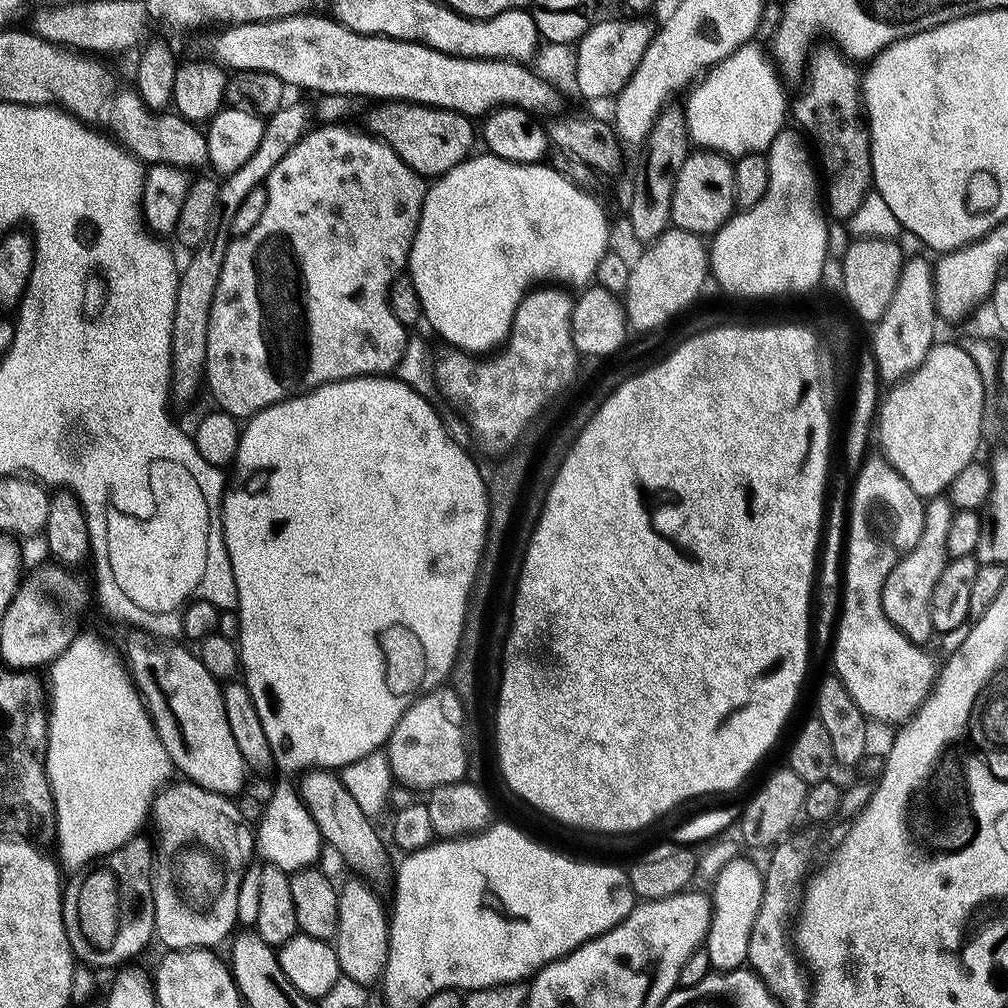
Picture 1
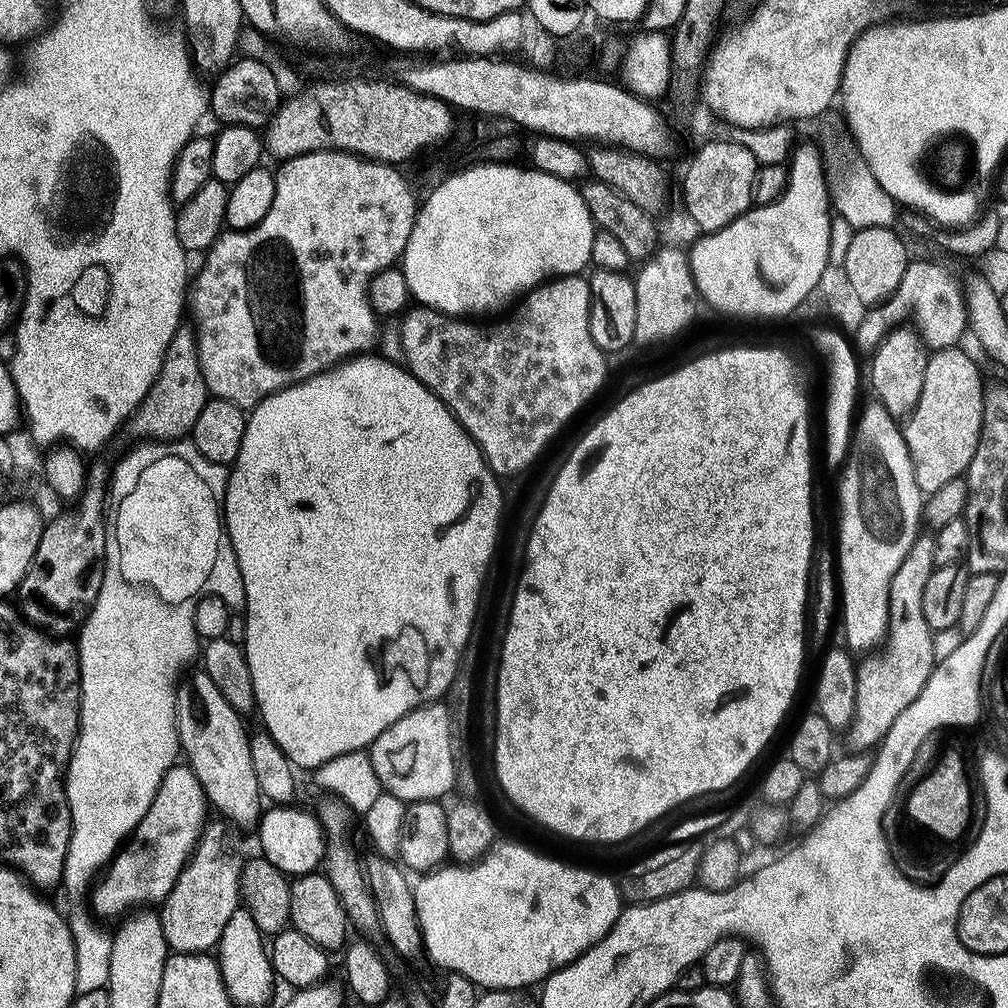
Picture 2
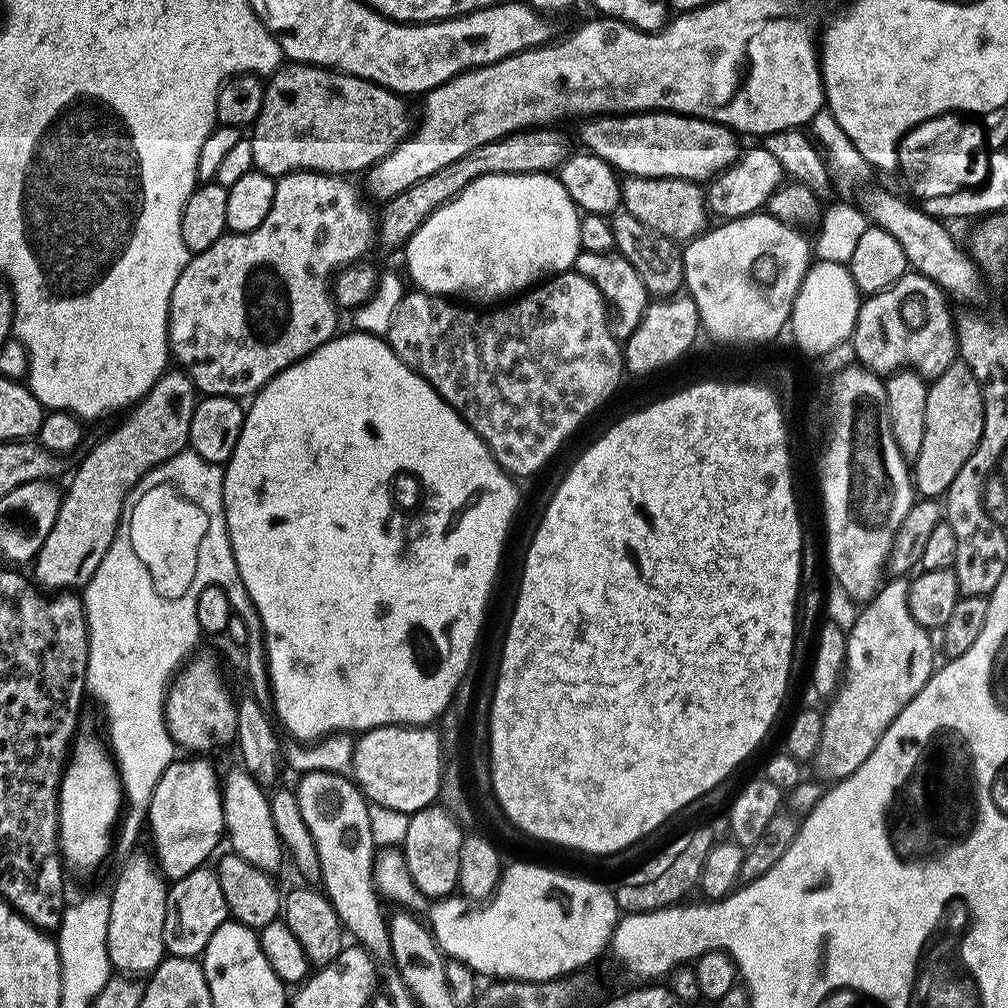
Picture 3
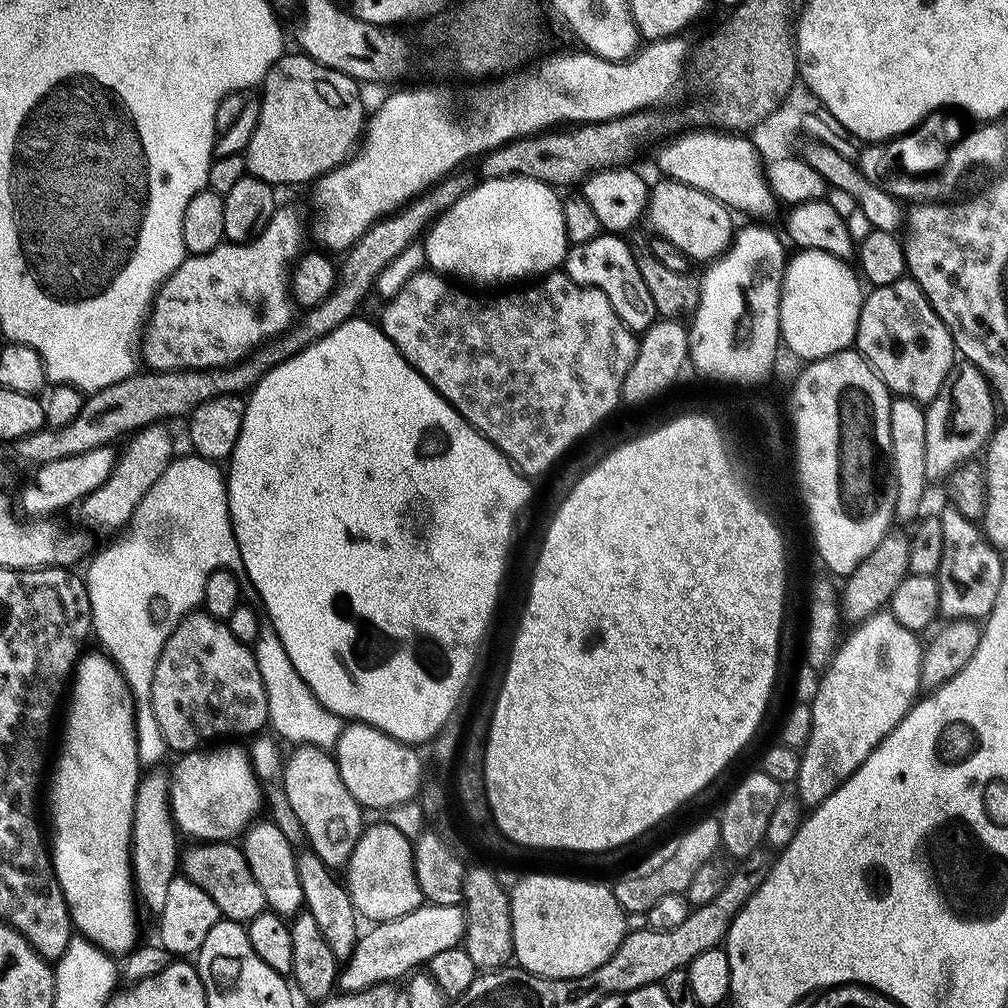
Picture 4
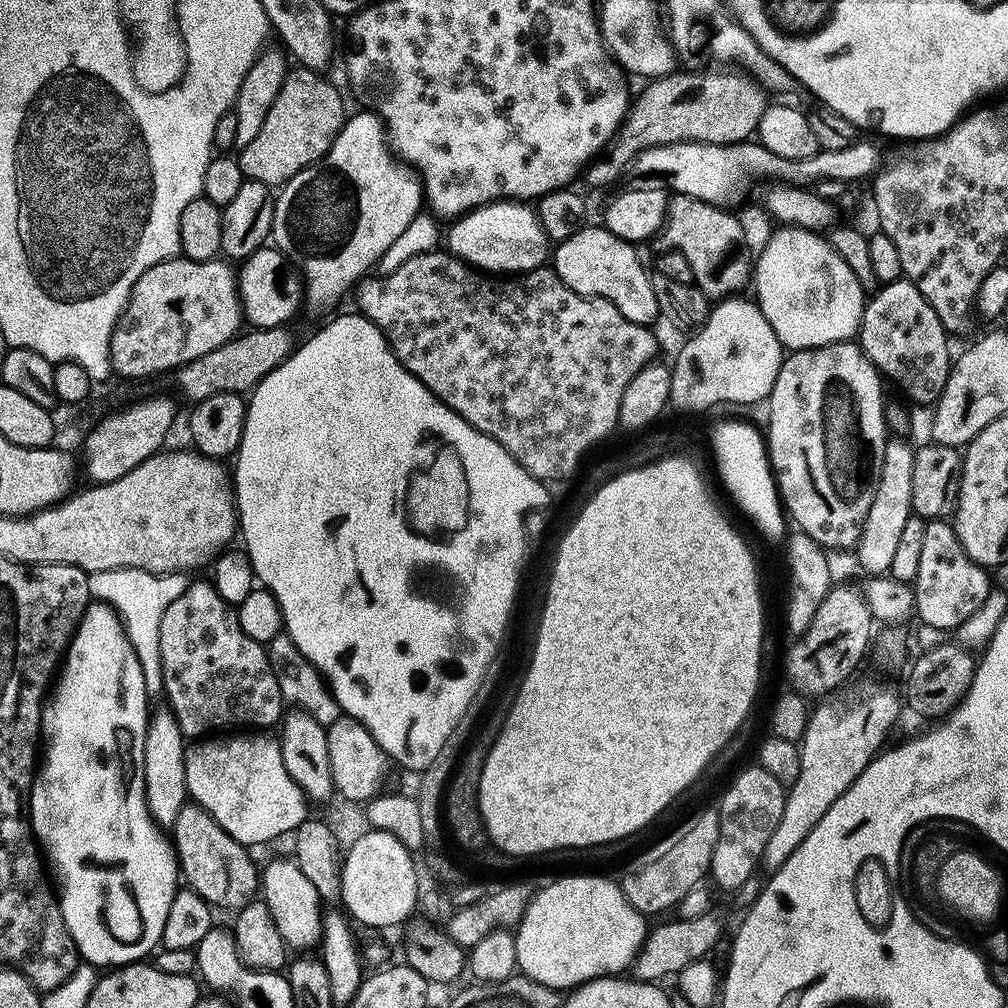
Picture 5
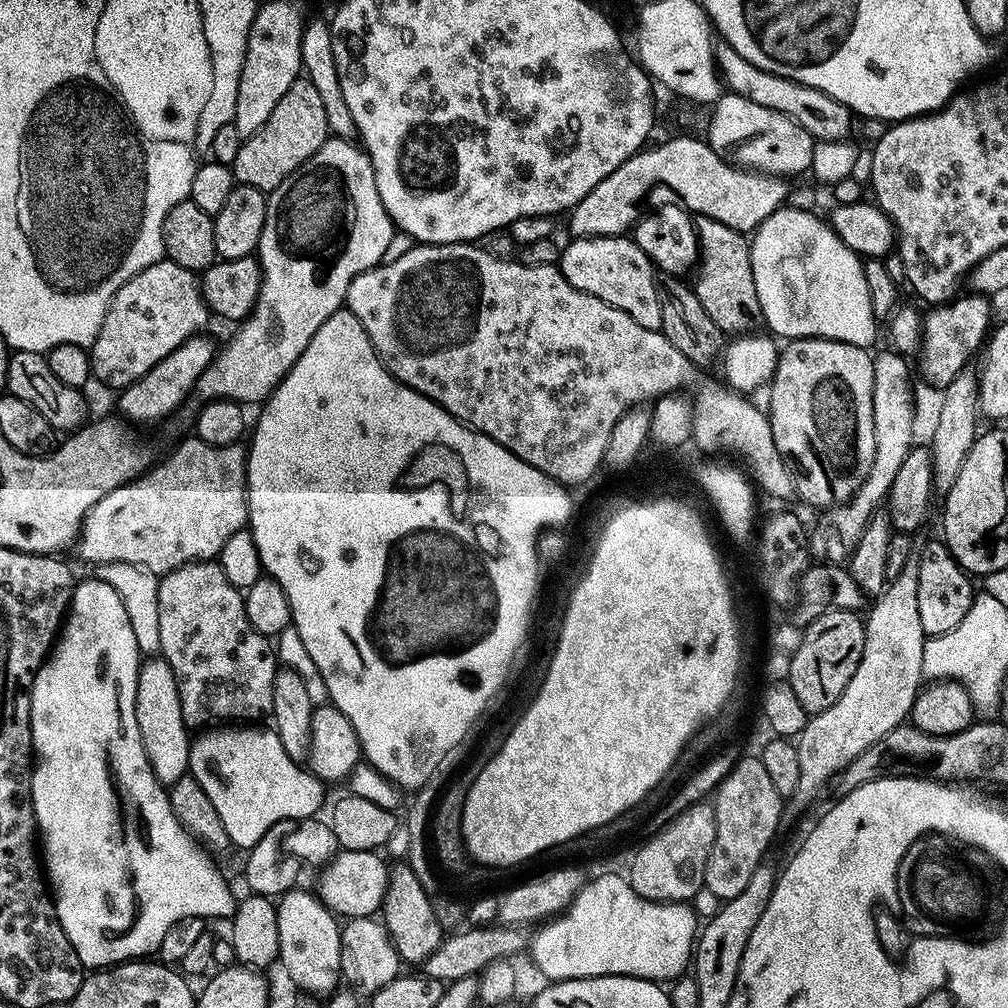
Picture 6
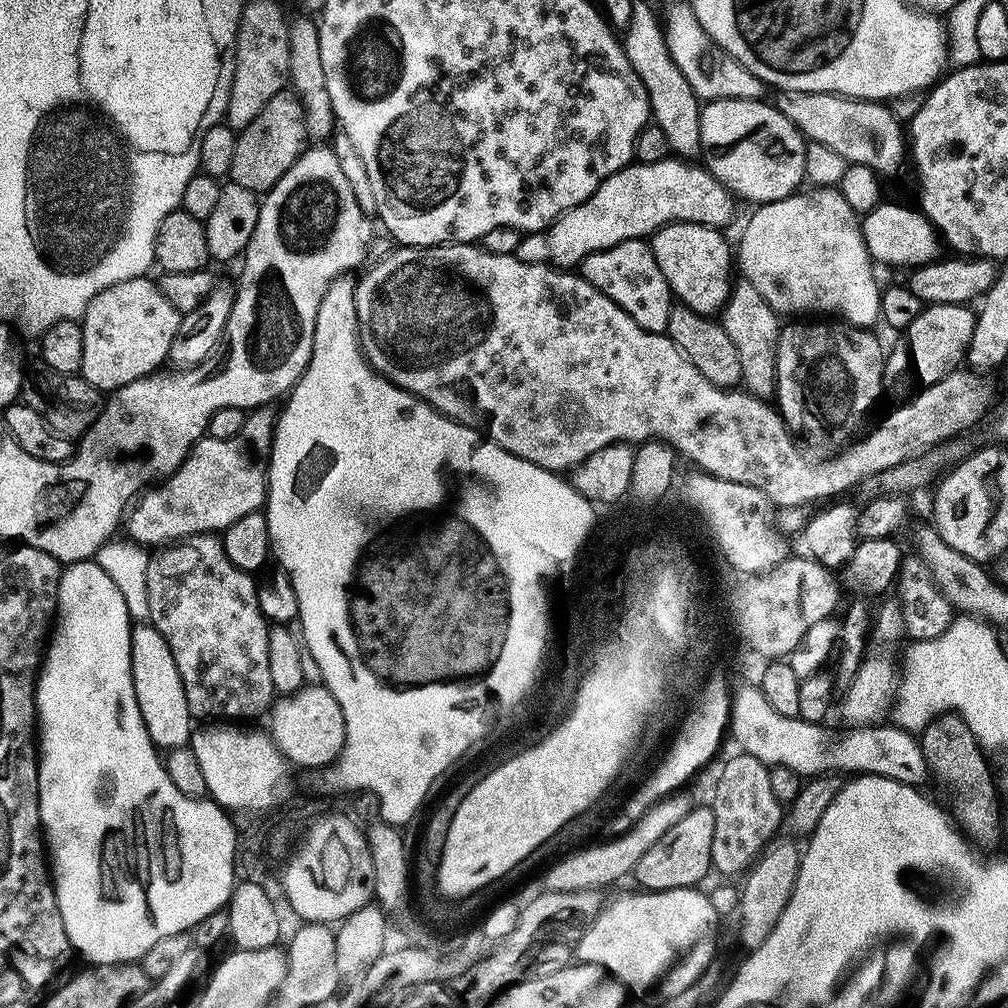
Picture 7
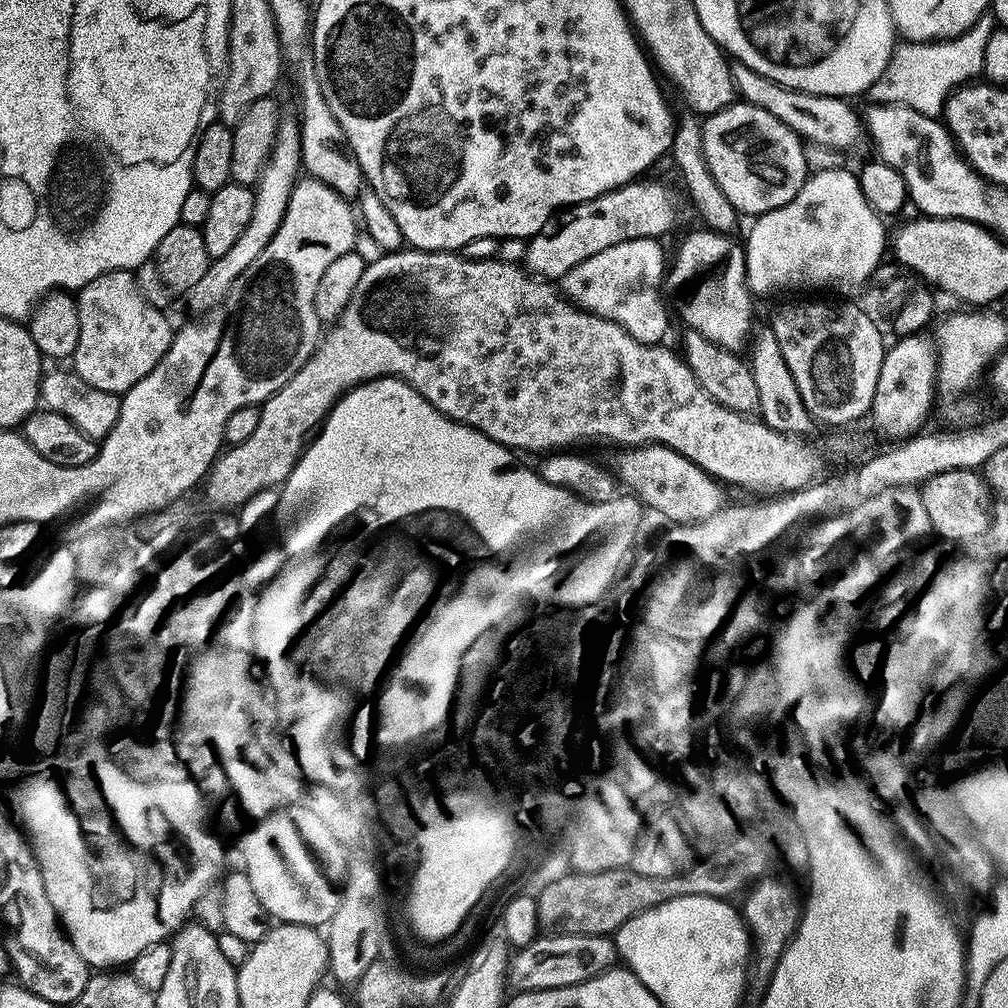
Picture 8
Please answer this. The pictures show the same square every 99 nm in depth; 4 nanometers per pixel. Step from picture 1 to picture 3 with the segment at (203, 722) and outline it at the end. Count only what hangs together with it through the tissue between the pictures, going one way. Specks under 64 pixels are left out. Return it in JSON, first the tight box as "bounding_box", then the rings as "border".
{"bounding_box":[222,766,286,874],"border":[[[236,766],[222,776],[222,795],[224,797],[224,830],[226,844],[231,851],[240,856],[250,866],[269,874],[286,864],[286,849],[275,829],[271,817],[269,793],[253,778],[243,766]]]}

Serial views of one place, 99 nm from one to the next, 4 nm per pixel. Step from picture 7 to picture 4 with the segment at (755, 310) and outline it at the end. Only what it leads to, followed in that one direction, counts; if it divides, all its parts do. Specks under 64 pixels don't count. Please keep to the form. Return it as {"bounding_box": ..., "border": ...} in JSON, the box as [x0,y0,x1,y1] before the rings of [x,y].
{"bounding_box":[646,178,734,262],"border":[[[660,178],[657,184],[651,185],[648,193],[648,210],[646,213],[646,224],[653,228],[668,244],[673,244],[680,252],[685,252],[692,260],[704,260],[711,262],[723,255],[733,244],[734,227],[732,228],[733,213],[718,198],[698,190],[694,186],[686,186],[677,180]]]}

